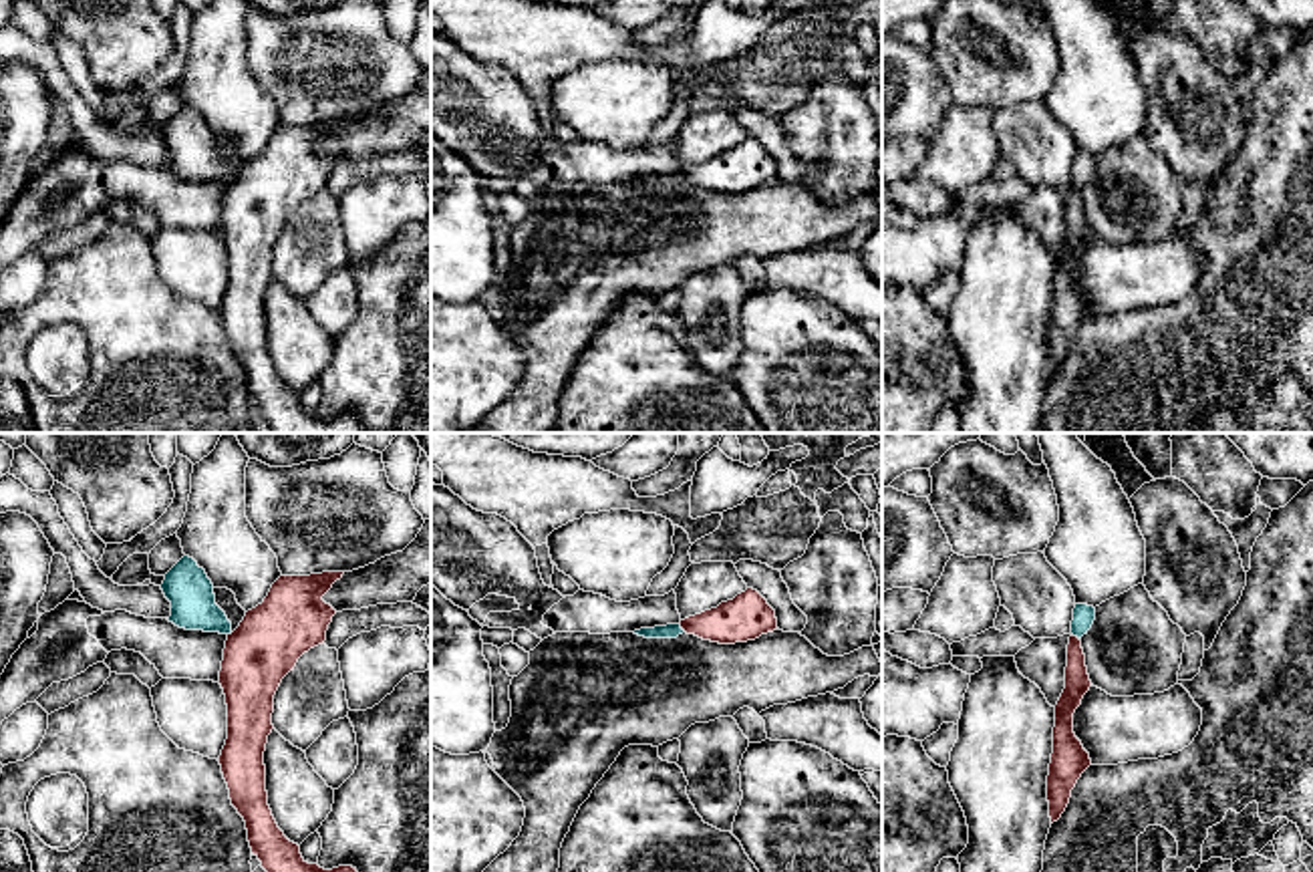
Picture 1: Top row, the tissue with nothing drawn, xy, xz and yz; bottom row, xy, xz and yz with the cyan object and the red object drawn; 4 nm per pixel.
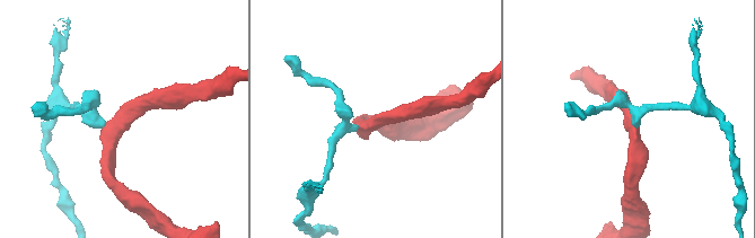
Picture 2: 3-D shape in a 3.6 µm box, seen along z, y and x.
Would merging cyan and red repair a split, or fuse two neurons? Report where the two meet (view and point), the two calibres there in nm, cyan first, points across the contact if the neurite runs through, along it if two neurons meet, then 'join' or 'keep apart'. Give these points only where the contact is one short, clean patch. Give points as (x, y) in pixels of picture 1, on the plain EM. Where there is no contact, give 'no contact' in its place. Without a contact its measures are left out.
meets cyan in xz at (679, 176); 60 nm thick on the cyan side, 180 nm on the other; border along xz (679, 172), (685, 180); keep apart

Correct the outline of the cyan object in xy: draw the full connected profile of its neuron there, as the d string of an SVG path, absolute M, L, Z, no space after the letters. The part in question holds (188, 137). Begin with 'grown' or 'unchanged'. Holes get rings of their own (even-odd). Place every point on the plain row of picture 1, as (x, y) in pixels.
unchanged; M183 105L165 123L161 139L171 151L171 165L167 169L175 175L232 183L232 171L215 153L213 133L193 107Z

